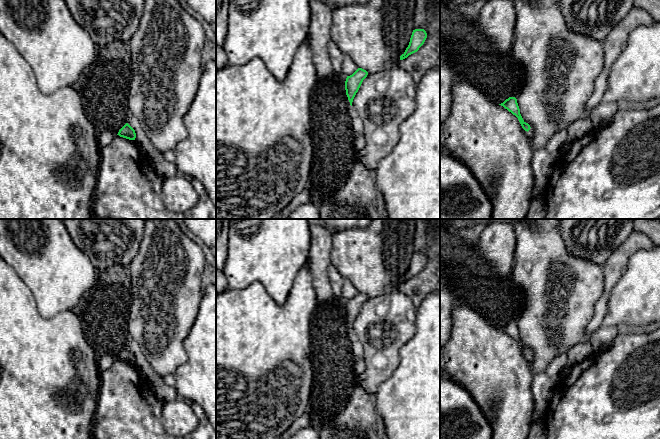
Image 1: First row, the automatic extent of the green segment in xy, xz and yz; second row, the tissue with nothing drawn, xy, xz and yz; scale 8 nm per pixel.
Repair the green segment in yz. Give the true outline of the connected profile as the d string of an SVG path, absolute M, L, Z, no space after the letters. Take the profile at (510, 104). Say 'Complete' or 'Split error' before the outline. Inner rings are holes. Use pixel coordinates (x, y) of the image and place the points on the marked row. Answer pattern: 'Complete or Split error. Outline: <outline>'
Complete. Outline: M509 97L508 99L506 99L503 103L501 103L499 105L503 106L509 112L511 112L513 115L515 115L518 118L522 128L525 131L528 132L530 130L530 128L531 128L530 125L523 120L523 118L520 114L520 109L519 109L519 106L517 103L517 99L515 97Z

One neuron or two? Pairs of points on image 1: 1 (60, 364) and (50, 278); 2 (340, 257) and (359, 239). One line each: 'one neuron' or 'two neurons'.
1: two neurons
2: one neuron

